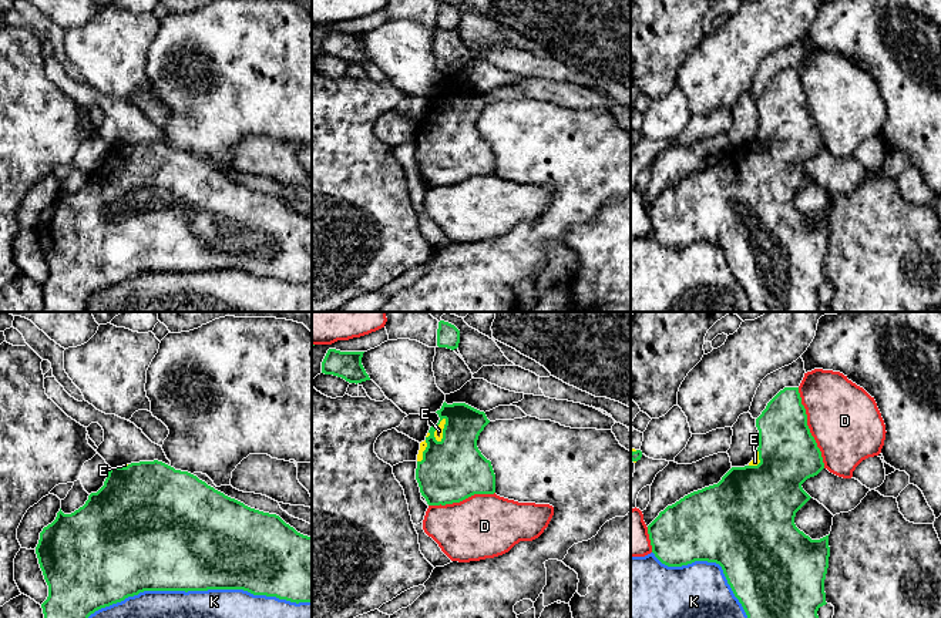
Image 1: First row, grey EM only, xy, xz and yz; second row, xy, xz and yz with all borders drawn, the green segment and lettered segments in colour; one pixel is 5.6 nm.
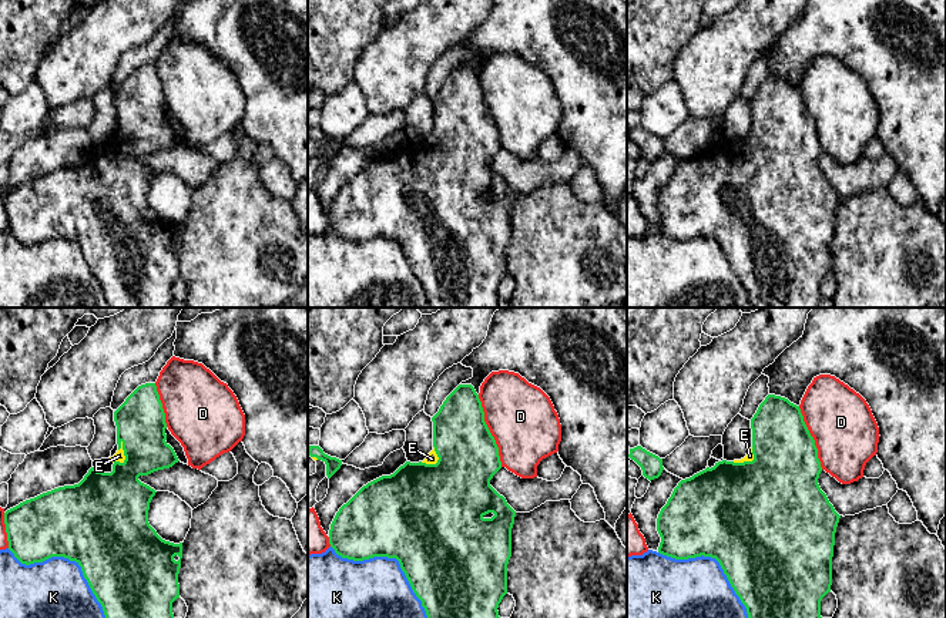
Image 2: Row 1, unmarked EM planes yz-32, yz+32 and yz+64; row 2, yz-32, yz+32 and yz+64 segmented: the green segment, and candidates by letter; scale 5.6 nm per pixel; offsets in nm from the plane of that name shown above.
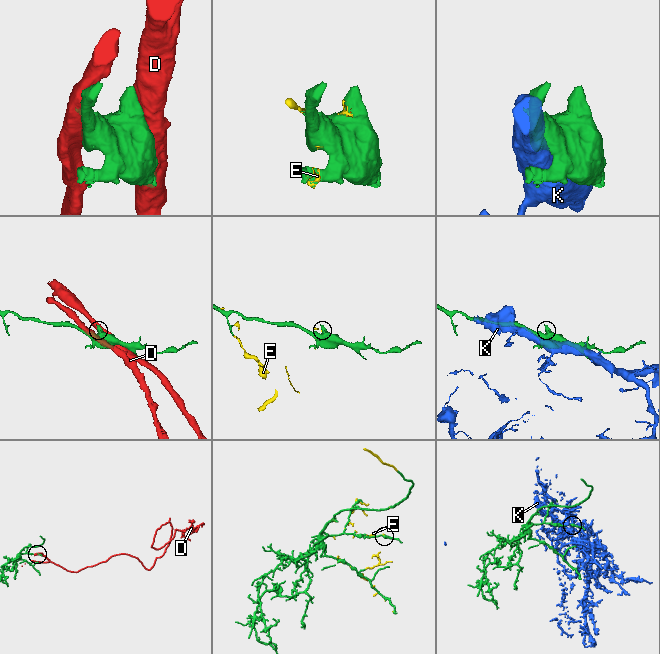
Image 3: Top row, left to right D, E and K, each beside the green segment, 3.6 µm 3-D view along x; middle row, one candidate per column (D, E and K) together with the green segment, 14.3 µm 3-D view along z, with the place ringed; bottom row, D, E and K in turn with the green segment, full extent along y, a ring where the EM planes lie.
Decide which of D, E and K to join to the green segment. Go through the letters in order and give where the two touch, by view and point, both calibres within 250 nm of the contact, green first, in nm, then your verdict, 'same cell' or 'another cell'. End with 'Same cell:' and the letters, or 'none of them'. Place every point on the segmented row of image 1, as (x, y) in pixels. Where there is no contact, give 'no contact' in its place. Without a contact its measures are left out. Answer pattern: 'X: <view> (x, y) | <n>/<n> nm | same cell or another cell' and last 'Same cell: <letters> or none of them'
D: yz (807, 427) | 340/400 nm | another cell
E: xz (443, 430) | 360/50 nm | same cell
K: xy (198, 590) | 500/160 nm | another cell
Same cell: E

